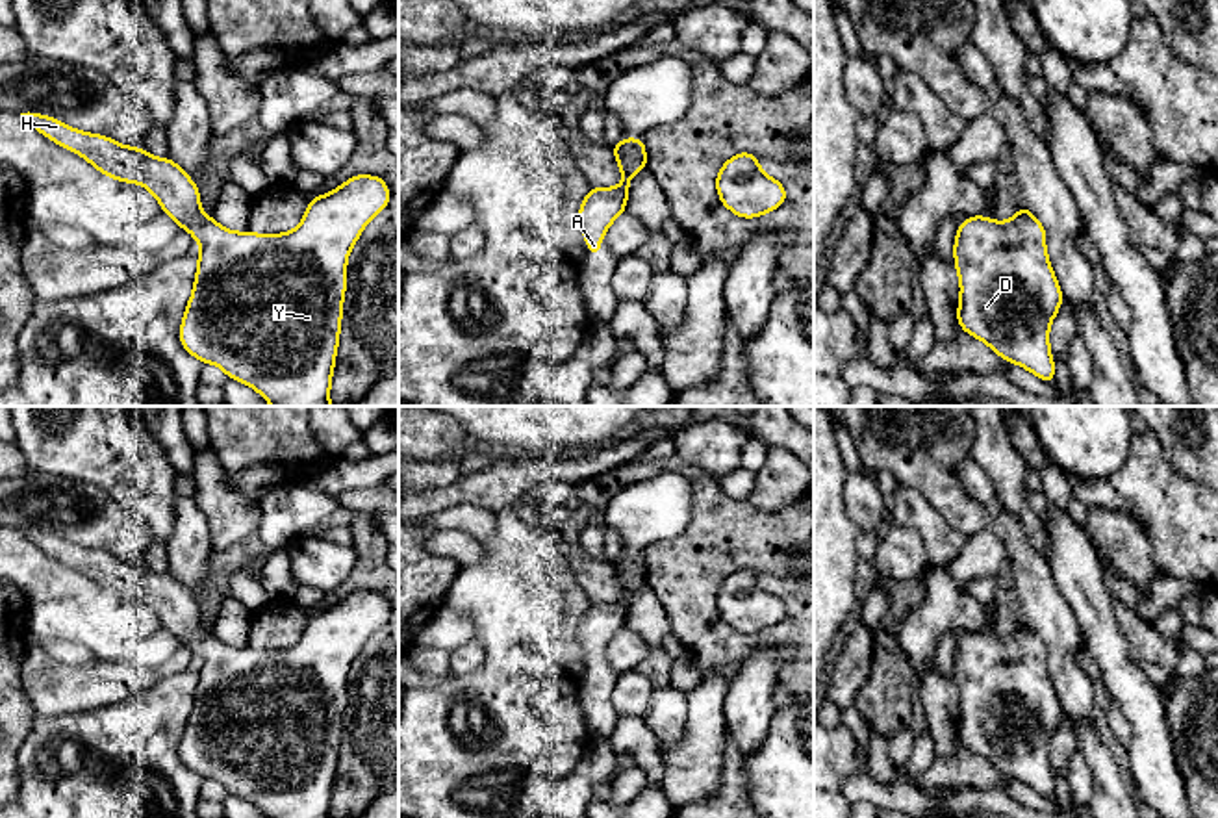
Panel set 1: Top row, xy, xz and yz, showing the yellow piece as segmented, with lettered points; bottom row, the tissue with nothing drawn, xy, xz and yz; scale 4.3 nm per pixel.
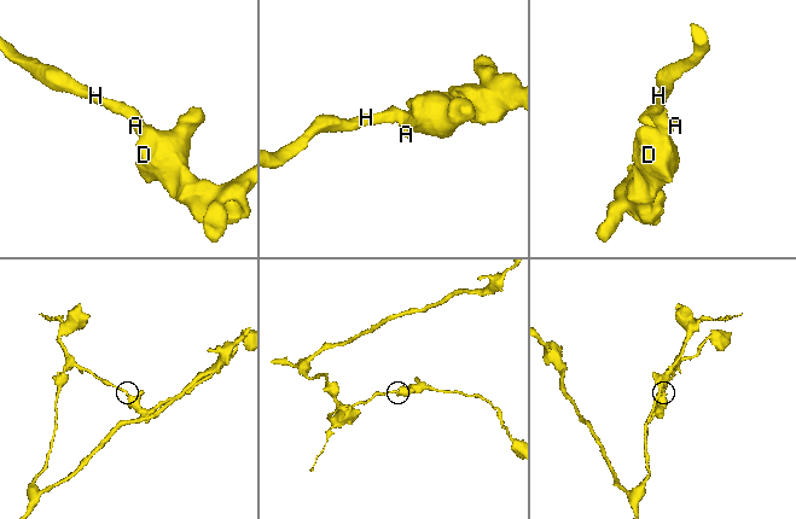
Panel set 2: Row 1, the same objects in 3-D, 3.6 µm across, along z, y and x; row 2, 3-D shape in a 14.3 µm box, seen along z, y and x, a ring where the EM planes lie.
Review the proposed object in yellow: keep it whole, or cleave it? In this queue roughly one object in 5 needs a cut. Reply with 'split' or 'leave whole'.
leave whole

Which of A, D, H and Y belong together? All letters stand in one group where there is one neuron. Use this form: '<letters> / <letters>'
A D H Y

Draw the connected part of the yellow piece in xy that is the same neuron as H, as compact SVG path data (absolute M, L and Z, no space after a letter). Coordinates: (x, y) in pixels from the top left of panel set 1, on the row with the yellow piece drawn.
M43 113L20 115L39 134L80 154L106 176L145 185L159 208L200 243L193 293L178 332L191 356L250 386L271 406L332 406L347 260L363 228L391 200L382 176L354 174L330 193L310 198L300 224L291 232L232 232L202 211L198 185L169 156L154 158L145 148L70 128Z

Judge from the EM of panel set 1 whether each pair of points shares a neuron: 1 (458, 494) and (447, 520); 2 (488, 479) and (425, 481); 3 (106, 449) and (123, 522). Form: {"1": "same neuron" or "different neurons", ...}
{"1": "different neurons", "2": "different neurons", "3": "different neurons"}

